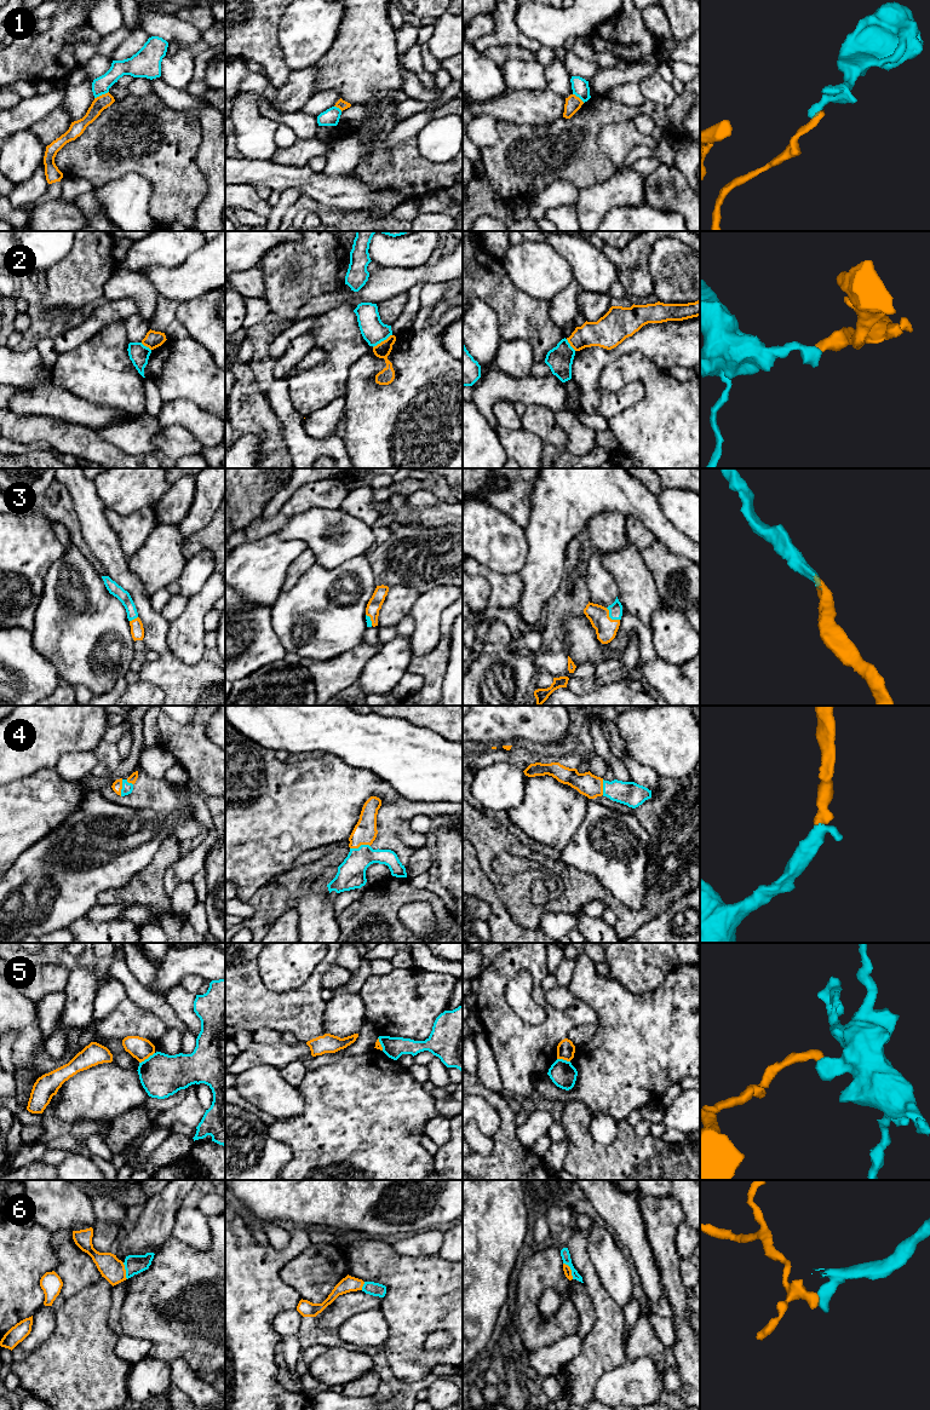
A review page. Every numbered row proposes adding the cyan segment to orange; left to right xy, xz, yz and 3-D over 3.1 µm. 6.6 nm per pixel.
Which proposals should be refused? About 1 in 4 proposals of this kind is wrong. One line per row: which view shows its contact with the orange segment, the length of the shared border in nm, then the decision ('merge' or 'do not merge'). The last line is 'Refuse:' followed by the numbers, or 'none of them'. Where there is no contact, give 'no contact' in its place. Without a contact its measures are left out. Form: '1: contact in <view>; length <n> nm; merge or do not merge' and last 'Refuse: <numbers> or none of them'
1: contact in xy; length 110 nm; do not merge
2: contact in xz; length 160 nm; do not merge
3: contact in yz; length 130 nm; merge
4: contact in xz; length 140 nm; merge
5: contact in xy; length 130 nm; do not merge
6: contact in yz; length 130 nm; do not merge
Refuse: 1, 2, 5, 6

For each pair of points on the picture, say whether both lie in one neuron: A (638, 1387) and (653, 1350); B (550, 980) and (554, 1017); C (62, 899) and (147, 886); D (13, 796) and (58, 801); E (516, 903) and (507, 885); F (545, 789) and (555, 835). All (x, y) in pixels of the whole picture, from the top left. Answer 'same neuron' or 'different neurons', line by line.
A: different neurons
B: different neurons
C: different neurons
D: same neuron
E: same neuron
F: same neuron

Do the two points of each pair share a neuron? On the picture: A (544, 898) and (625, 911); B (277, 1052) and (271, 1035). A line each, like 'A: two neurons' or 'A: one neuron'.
A: two neurons
B: two neurons

